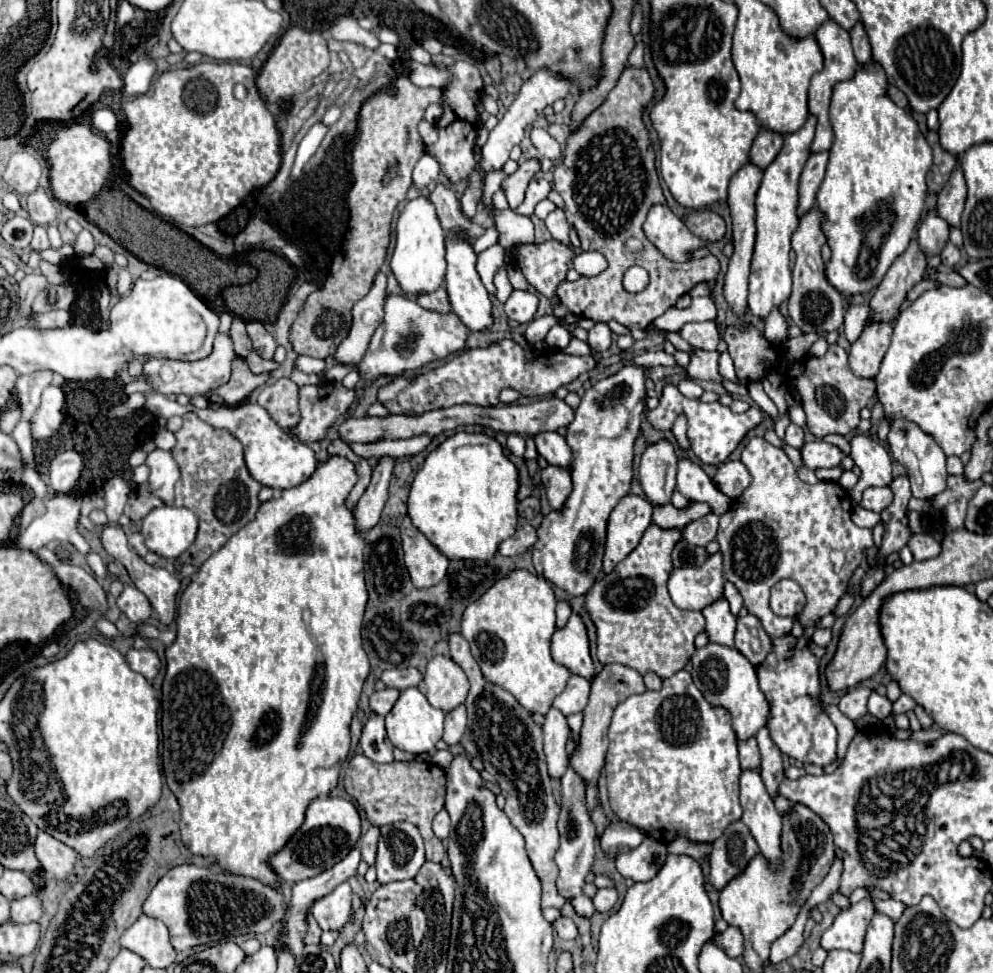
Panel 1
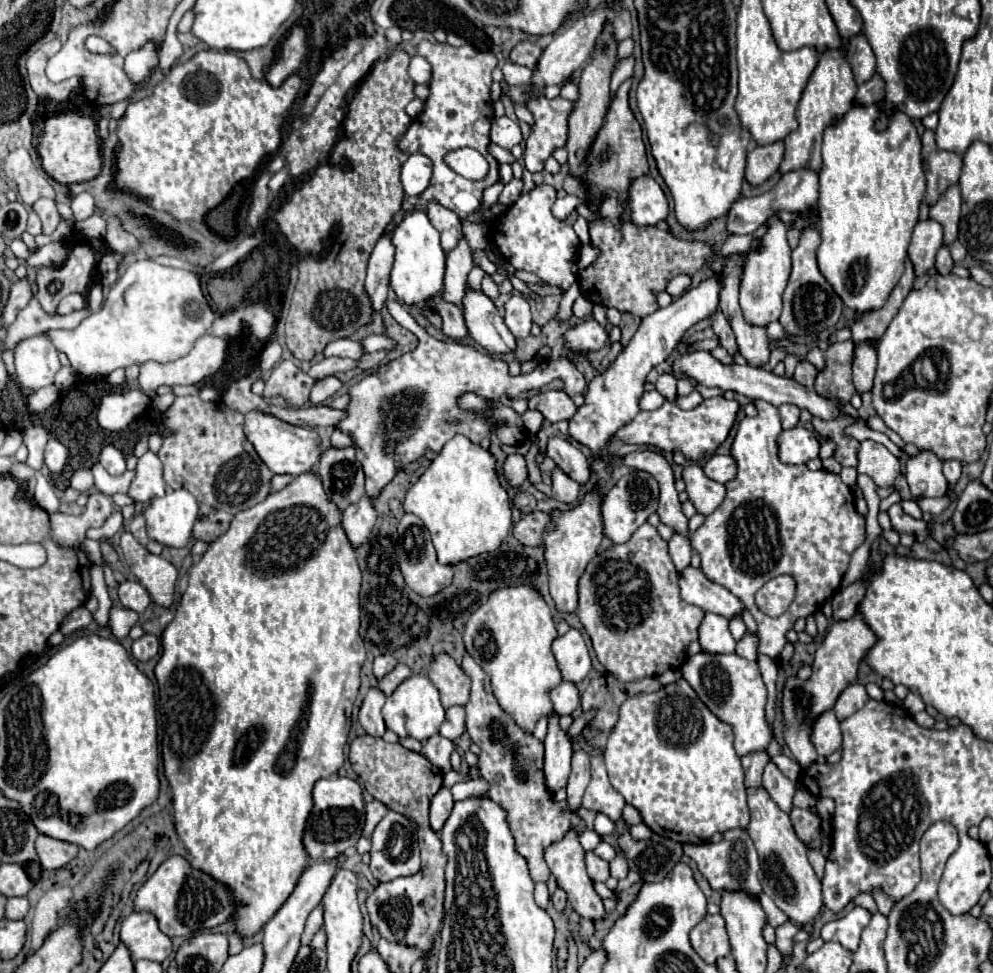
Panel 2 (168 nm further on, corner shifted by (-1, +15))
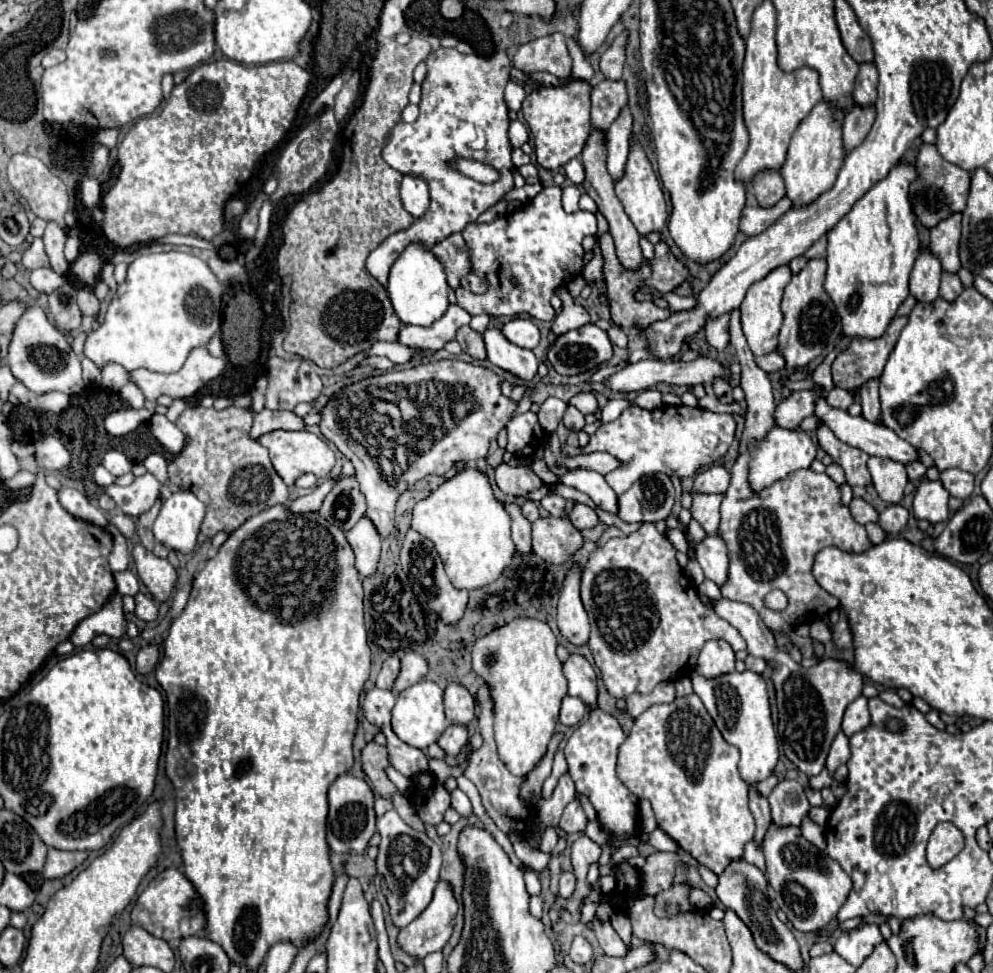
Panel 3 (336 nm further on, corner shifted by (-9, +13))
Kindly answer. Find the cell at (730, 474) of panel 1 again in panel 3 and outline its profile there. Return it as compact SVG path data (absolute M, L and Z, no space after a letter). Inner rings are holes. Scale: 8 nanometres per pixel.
M714 464L694 478L692 494L704 494L704 492L706 494L724 494L728 488L728 482L730 482L730 472L724 466Z

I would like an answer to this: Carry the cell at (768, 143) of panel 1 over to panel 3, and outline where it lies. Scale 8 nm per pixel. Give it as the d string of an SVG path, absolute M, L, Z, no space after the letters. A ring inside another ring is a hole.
M776 170L762 172L754 182L754 194L762 208L770 208L776 202L780 202L784 196L784 182L782 182L780 172Z

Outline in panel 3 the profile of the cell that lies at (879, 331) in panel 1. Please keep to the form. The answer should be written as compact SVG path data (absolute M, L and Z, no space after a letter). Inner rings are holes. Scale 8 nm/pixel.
M870 380L860 388L860 404L862 418L868 422L880 424L880 398L878 398L878 380Z

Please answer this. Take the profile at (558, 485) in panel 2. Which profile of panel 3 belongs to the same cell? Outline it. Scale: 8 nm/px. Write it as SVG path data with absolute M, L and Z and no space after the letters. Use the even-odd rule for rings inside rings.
M576 504L570 512L568 512L568 518L572 520L572 524L578 528L578 530L590 530L598 524L598 516L592 508L588 508L586 504Z

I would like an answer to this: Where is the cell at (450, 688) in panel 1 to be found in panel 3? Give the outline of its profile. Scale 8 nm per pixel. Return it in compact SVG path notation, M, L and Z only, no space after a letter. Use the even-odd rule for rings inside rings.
M448 684L444 692L444 706L446 706L446 718L452 724L468 726L474 720L476 702L462 684Z

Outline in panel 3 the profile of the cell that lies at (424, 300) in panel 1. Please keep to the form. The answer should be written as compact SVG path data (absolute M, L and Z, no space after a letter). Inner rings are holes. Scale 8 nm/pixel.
M462 326L462 328L458 330L458 334L456 334L456 340L460 342L462 350L464 350L468 356L472 356L472 358L478 360L478 362L486 360L484 340L482 340L482 336L480 336L478 332L474 332L470 326Z

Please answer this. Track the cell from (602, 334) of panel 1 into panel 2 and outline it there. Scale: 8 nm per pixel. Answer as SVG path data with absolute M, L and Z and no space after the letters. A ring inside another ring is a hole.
M590 318L580 322L576 328L570 328L564 338L566 338L566 346L572 352L592 352L592 350L600 350L608 342L608 332L602 324Z

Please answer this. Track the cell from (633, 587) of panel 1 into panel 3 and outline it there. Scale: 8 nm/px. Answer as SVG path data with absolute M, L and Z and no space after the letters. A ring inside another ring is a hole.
M644 524L638 532L624 538L612 538L604 546L596 548L582 568L580 596L592 626L588 646L592 650L596 666L602 672L602 682L608 694L616 700L628 698L634 692L648 694L660 682L690 676L696 668L702 646L708 640L722 638L732 646L734 652L746 648L746 642L738 634L738 630L726 620L718 618L712 608L702 604L696 594L696 586L690 584L688 576L676 562L674 546L664 534L656 530L654 524Z

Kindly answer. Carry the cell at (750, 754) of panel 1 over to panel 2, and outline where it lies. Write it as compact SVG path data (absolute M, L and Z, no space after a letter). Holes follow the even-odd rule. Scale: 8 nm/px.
M752 752L742 756L742 766L746 772L746 786L760 786L762 782L762 770L768 764L770 756L768 752Z

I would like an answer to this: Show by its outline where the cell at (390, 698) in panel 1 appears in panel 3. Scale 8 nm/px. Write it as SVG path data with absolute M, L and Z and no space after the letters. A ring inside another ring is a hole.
M406 652L402 656L402 670L396 678L396 684L394 684L394 690L396 692L402 692L406 690L408 686L412 686L414 682L420 682L428 672L428 662L424 656L420 656L418 652Z

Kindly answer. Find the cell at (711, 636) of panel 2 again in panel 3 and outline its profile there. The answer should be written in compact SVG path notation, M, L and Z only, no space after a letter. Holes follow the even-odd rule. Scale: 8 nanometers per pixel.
M710 640L704 644L696 672L704 678L718 678L722 674L734 672L734 650L724 640Z

